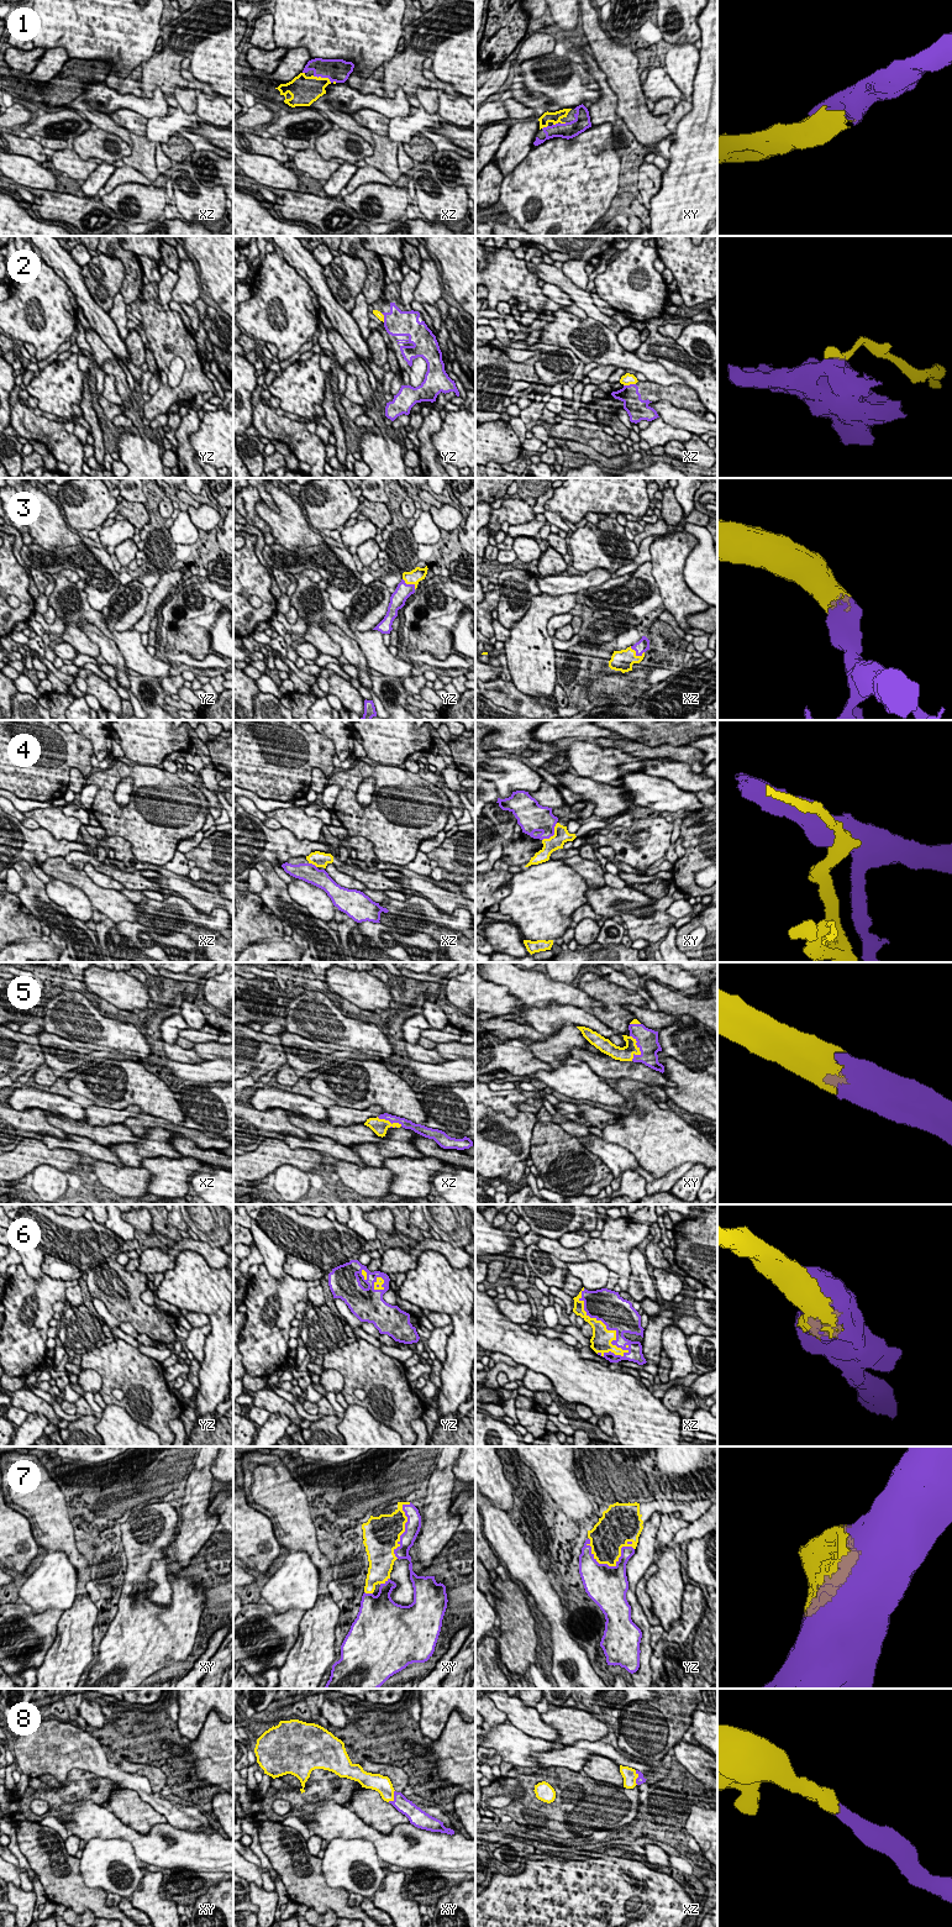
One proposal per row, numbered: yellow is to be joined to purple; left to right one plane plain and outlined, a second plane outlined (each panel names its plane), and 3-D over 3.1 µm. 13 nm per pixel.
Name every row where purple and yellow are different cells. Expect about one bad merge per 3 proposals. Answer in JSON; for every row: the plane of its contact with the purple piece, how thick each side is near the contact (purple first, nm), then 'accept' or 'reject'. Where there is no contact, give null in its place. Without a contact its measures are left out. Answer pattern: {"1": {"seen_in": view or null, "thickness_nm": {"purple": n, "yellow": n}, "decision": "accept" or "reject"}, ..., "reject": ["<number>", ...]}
{"1": {"seen_in": "xz", "thickness_nm": {"purple": 300, "yellow": 320}, "decision": "accept"}, "2": {"seen_in": "xz", "thickness_nm": {"purple": 260, "yellow": 140}, "decision": "reject"}, "3": {"seen_in": "xz", "thickness_nm": {"purple": 160, "yellow": 260}, "decision": "accept"}, "4": {"seen_in": "xy", "thickness_nm": {"purple": 320, "yellow": 190}, "decision": "reject"}, "5": {"seen_in": "xy", "thickness_nm": {"purple": 280, "yellow": 190}, "decision": "accept"}, "6": {"seen_in": "xz", "thickness_nm": {"purple": 420, "yellow": 260}, "decision": "accept"}, "7": {"seen_in": "yz", "thickness_nm": {"purple": 500, "yellow": 380}, "decision": "accept"}, "8": {"seen_in": "xz", "thickness_nm": {"purple": 100, "yellow": 190}, "decision": "accept"}, "reject": ["2", "4"]}

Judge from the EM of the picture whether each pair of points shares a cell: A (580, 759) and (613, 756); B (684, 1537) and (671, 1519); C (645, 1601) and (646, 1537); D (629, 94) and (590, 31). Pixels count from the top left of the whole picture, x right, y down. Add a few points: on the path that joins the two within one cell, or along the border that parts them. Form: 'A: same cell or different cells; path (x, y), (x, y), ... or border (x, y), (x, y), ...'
A: same cell; path (588, 759), (605, 759)
B: different cells; border (689, 1523), (676, 1533), (671, 1544)
C: different cells; border (656, 1558), (637, 1582), (637, 1601)
D: same cell; path (624, 78), (621, 67), (601, 47)

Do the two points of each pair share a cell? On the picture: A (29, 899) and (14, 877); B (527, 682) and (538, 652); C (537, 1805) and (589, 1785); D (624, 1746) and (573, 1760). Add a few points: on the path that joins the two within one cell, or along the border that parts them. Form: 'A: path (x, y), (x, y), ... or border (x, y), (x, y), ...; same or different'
A: border (12, 867), (24, 882), (17, 894); different
B: path (532, 675), (532, 660); same
C: path (550, 1807), (558, 1807), (571, 1795), (577, 1794); same
D: border (617, 1749), (641, 1760); different

